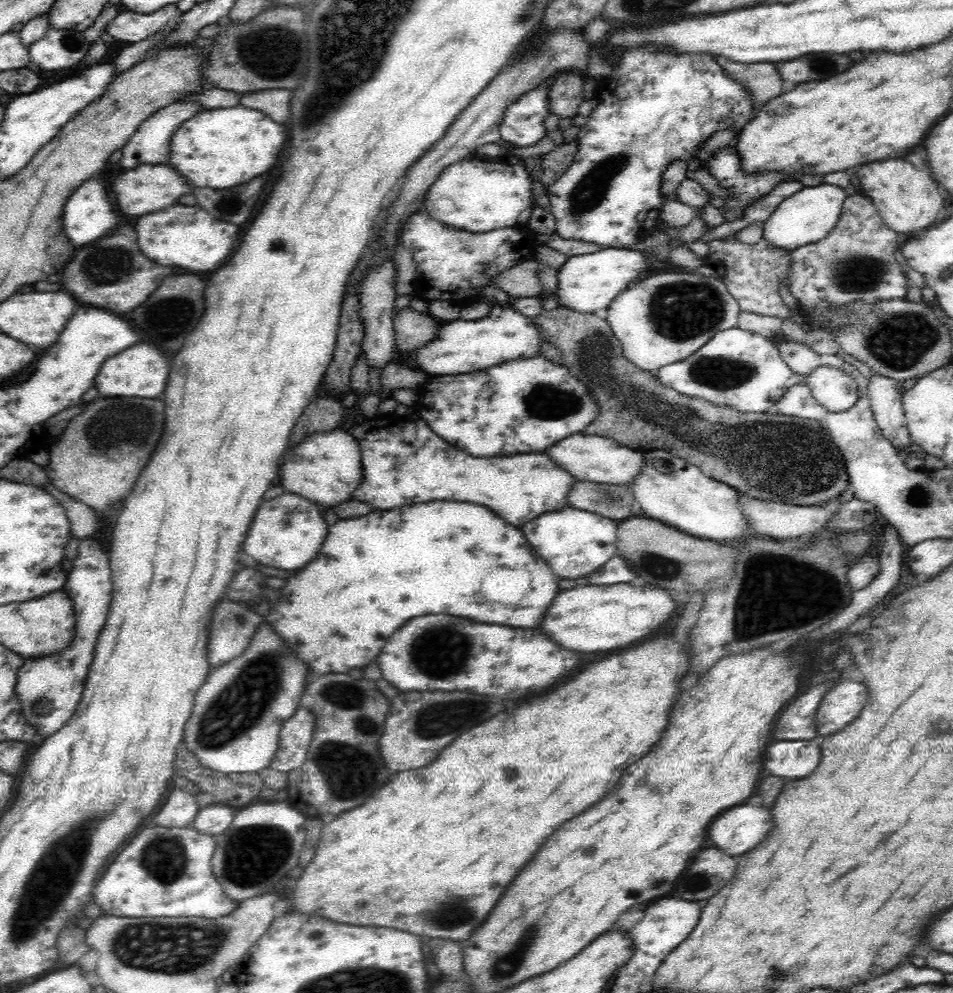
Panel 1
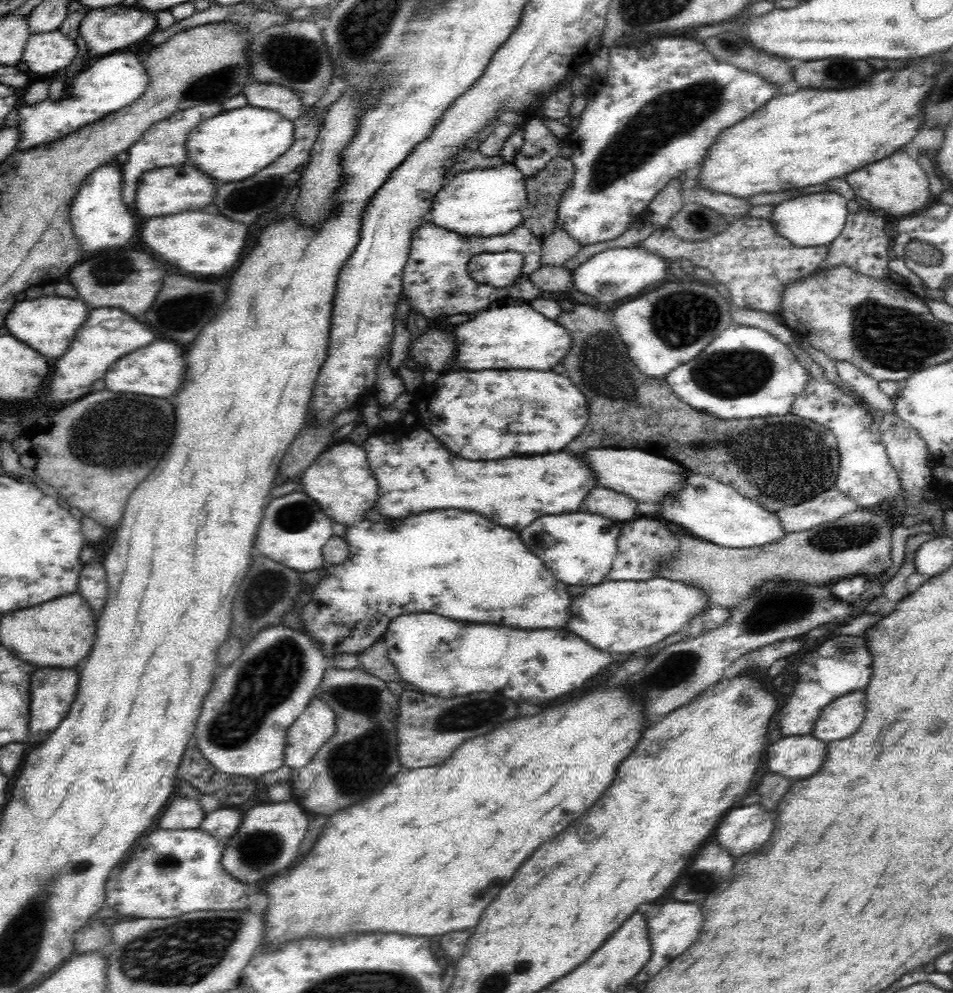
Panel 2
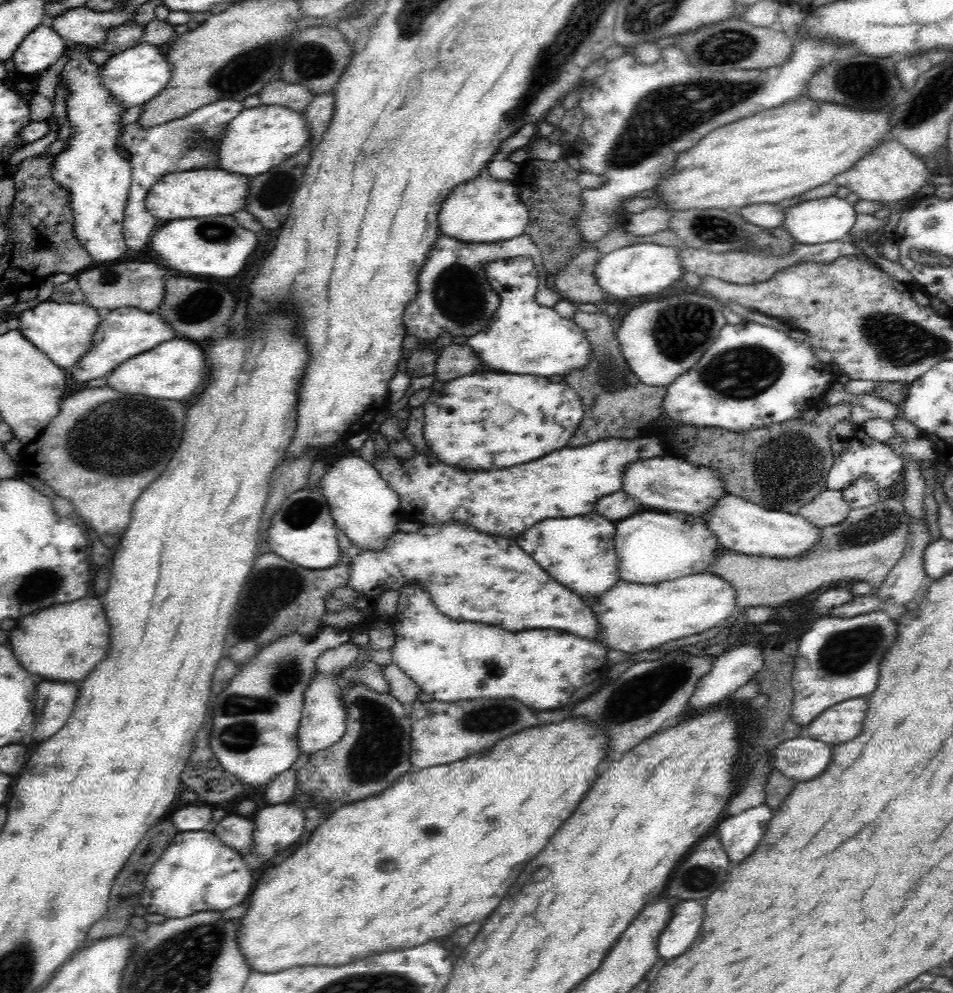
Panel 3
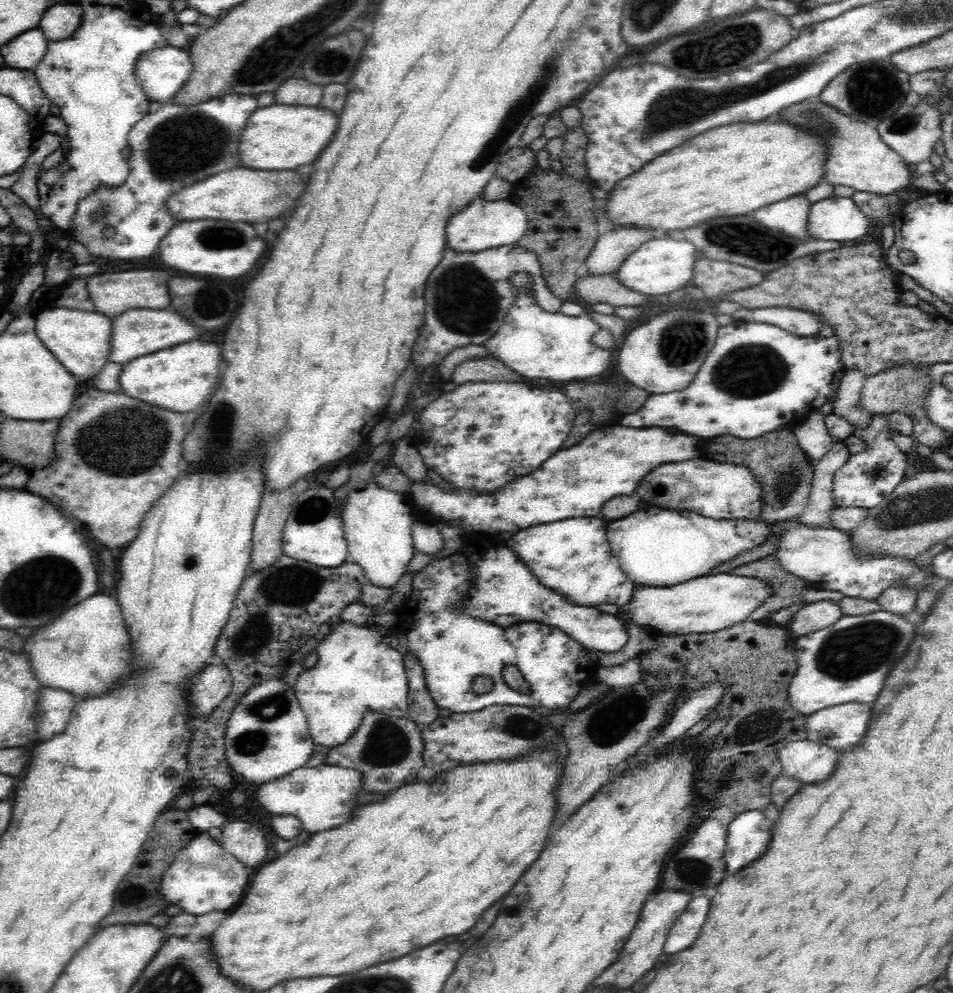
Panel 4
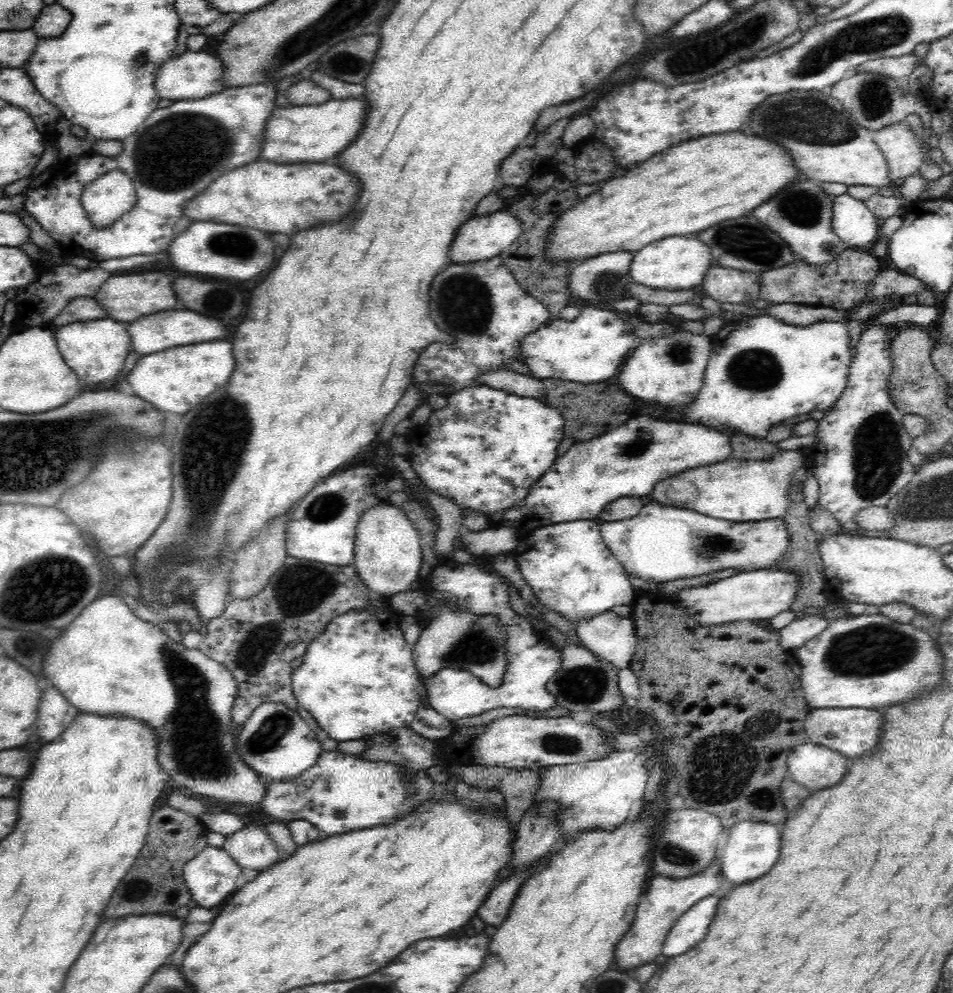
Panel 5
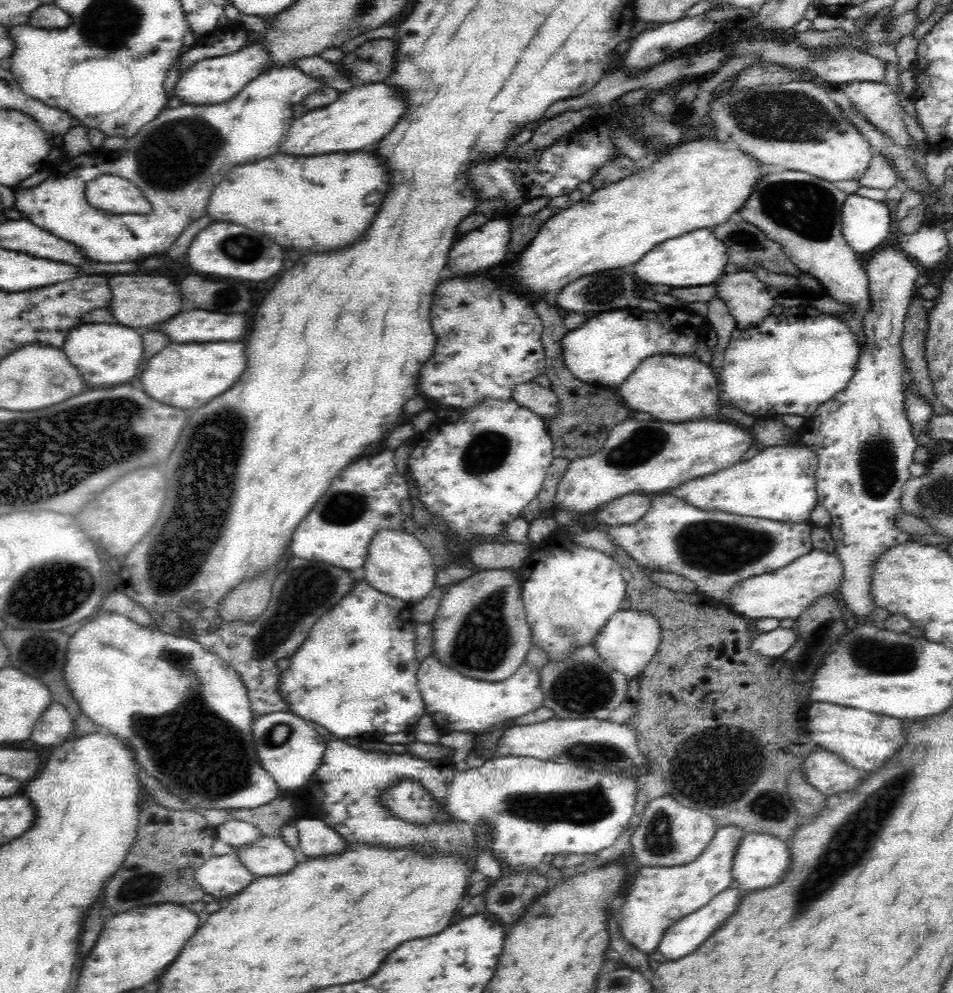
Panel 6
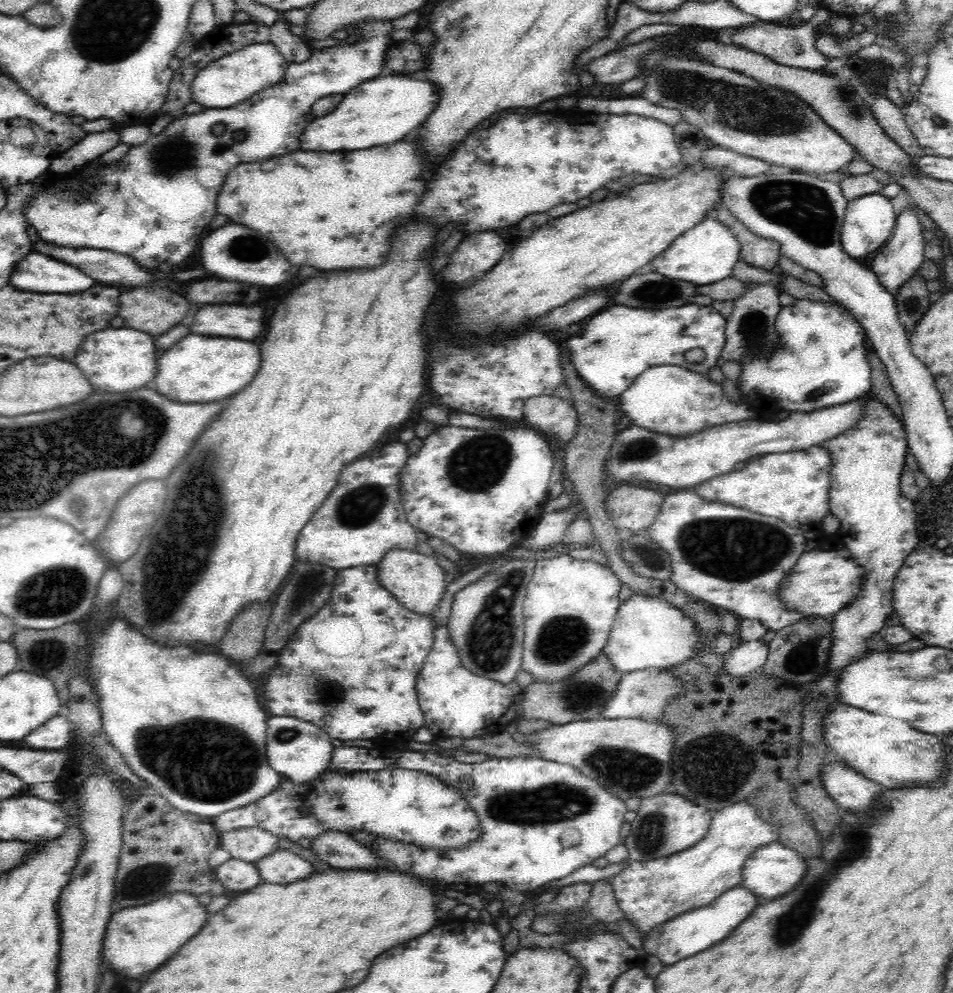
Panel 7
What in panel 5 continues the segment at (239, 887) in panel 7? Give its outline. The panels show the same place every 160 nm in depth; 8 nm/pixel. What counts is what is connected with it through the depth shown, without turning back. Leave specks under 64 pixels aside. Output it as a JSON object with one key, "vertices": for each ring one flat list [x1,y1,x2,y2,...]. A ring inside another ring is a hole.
{"vertices":[[204,846,184,867,184,882,192,894,194,905,214,908,224,904,237,890,236,879,242,874,242,869,223,848]]}

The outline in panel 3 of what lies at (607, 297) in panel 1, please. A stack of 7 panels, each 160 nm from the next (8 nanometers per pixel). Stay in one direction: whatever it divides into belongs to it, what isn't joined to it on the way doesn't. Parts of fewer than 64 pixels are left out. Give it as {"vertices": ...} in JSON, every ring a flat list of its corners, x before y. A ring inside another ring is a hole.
{"vertices":[[642,242,601,255,595,268,598,286,617,299,658,294,684,275,684,266,679,257,681,250,674,246]]}

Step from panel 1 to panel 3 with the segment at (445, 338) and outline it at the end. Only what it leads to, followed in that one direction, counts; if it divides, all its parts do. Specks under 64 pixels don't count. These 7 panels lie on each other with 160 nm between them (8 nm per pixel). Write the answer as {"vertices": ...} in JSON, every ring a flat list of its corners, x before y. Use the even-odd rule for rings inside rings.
{"vertices":[[528,257,509,258,491,262,485,266,485,273,492,288,499,293,501,303,484,333,468,337,468,346,480,356,483,364,492,370,502,370,510,374,534,374,534,376,554,376,568,374,572,370,584,368,591,358,591,342,585,330,570,318,560,316,553,308,540,306,535,296,539,280,534,261]]}

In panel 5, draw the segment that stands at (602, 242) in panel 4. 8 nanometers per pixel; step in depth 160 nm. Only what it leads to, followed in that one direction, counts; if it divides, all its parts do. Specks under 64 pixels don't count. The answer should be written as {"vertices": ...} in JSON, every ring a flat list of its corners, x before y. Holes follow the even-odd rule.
{"vertices":[[616,251,586,259,574,265,568,274,568,297,572,300,588,302,589,306,610,306,618,300,629,298,627,286,633,282,629,273,632,253]]}

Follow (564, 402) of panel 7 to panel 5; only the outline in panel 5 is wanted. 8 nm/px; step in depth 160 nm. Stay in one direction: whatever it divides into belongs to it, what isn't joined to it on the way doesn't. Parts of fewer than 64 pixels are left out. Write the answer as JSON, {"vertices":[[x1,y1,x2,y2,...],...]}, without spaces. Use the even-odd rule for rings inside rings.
{"vertices":[[512,369,490,371,482,375,479,382,496,390,504,390,508,394,516,394,519,397,533,398,538,401,544,401,544,394,546,394,546,388,541,379,518,374]]}

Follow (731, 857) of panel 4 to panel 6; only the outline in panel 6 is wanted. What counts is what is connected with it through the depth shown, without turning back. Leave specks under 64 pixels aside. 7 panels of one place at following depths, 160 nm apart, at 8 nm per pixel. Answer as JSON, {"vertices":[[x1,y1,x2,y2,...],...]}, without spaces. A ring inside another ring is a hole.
{"vertices":[[746,833,733,858,732,876,742,890,762,890,778,884,790,870,789,843,769,834]]}

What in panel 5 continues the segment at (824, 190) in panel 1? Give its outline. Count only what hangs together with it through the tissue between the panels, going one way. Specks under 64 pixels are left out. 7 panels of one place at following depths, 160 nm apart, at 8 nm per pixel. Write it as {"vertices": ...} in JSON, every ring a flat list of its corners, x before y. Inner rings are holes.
{"vertices":[[849,193,834,198,832,228,845,245,856,249,874,243,880,233,870,207]]}

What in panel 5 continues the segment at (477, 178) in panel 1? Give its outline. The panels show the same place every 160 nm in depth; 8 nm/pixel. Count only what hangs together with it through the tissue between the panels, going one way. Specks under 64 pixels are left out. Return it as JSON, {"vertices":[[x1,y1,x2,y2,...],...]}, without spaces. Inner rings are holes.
{"vertices":[[508,210,495,212,483,217,471,217,455,234,449,250,449,264,468,264,500,257,502,250,508,248,520,236,522,223,511,215]]}

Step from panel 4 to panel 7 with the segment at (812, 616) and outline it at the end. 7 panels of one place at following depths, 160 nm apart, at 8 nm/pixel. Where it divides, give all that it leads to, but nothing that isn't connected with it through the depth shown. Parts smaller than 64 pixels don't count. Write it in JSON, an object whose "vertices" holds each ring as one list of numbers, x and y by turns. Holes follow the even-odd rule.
{"vertices":[[760,640,738,642,730,650,720,675,743,677,755,670,762,669,768,657,768,644]]}

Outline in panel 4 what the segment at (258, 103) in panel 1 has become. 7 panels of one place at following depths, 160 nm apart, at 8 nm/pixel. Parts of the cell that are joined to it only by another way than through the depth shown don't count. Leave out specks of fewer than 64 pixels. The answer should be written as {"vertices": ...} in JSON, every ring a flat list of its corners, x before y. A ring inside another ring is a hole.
{"vertices":[[301,75,286,80,275,90,275,102,284,105,319,106,325,85,314,84]]}

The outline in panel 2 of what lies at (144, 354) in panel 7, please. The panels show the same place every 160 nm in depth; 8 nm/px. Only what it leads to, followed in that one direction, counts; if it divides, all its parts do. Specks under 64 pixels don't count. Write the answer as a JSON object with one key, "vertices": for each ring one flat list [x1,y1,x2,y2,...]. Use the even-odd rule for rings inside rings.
{"vertices":[[36,296,36,300,26,300,26,302,20,302,20,304,15,303,5,318,3,331,19,338,20,342,31,346,46,358,58,360,64,356,75,334,84,326,89,311,87,304,84,304,80,298]]}

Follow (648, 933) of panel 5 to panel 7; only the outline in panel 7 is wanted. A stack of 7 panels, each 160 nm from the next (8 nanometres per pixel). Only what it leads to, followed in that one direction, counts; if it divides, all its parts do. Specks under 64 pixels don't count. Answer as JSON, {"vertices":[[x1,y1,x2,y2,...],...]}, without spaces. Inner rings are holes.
{"vertices":[[746,801,732,802,730,806,714,810,708,832,700,842,676,854,646,862,630,861,619,874,610,877,611,885,624,916,644,935,656,924,706,906,724,891,740,885,743,864,756,849,776,841,779,842,777,826,760,818,755,806]]}

